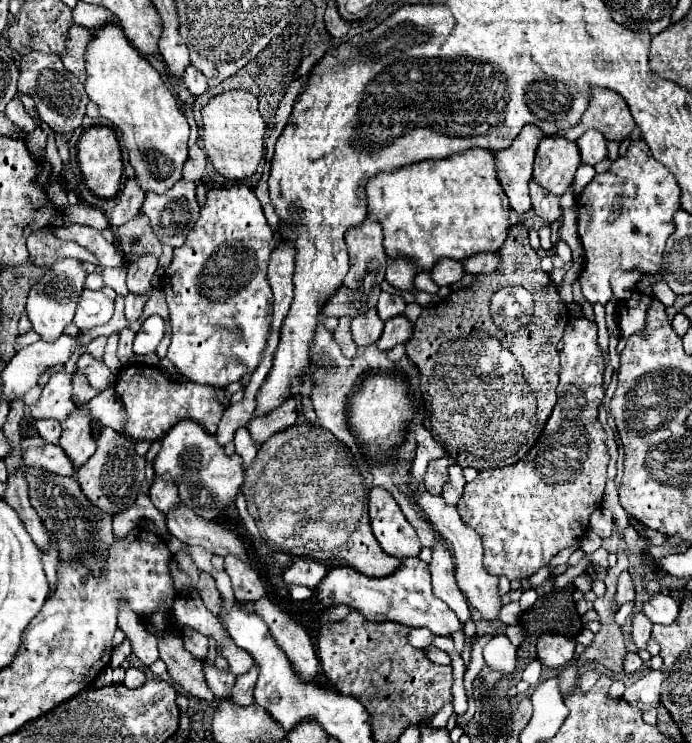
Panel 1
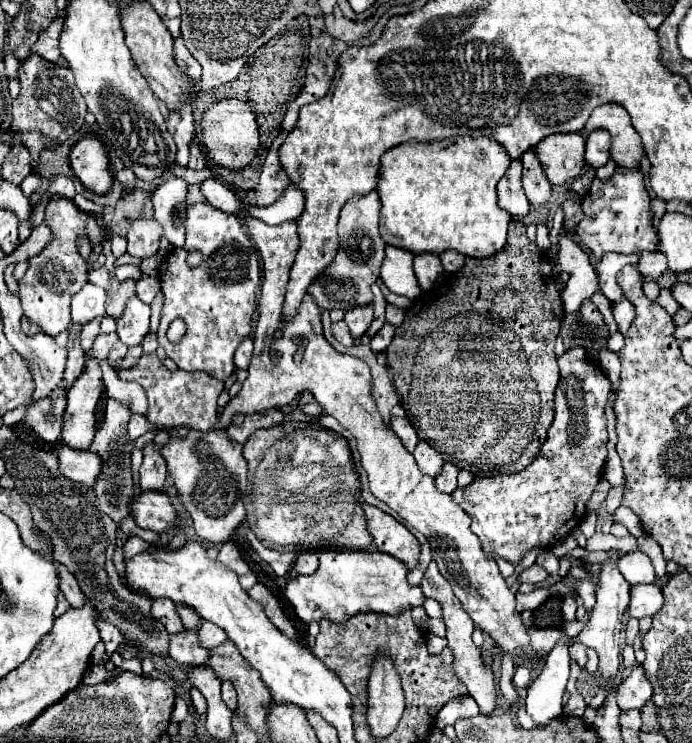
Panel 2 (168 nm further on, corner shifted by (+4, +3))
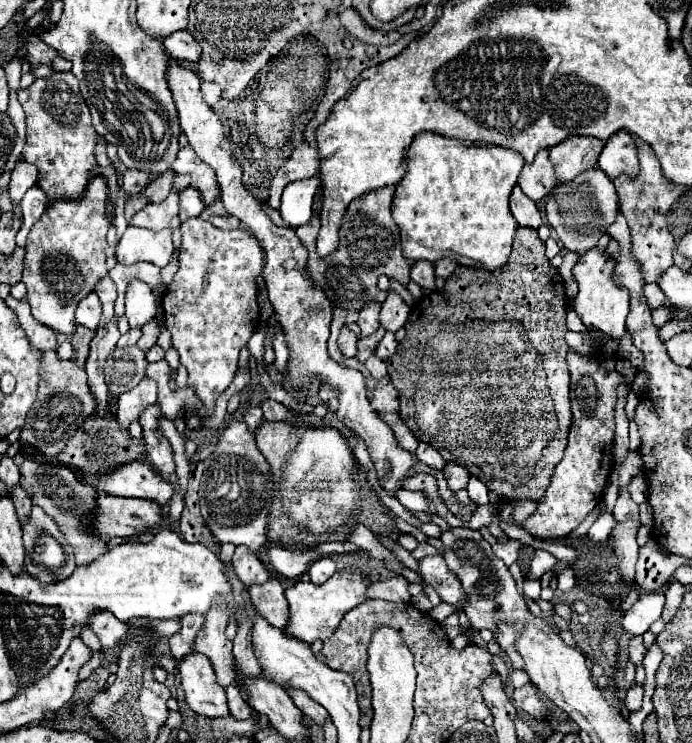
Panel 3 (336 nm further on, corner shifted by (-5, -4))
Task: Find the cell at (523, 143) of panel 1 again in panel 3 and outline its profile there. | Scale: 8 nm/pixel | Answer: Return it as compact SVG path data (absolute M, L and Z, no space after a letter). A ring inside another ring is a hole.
M519 185L513 187L513 193L509 197L509 207L511 207L513 217L517 219L517 223L521 227L533 227L533 229L537 229L541 225L541 215L539 215L537 205L521 191Z

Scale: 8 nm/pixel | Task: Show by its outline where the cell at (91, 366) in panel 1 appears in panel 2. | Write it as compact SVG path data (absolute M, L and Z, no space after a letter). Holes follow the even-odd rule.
M112 332L112 334L100 334L94 342L94 348L88 352L88 358L94 356L96 360L106 360L108 356L108 350L112 348L112 344L118 340L118 334Z

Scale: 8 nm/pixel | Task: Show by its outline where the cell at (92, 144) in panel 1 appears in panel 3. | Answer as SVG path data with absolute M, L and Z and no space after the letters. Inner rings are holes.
M97 175L89 181L85 195L81 199L75 201L67 201L67 199L59 199L53 201L47 209L47 213L43 213L43 217L31 227L29 237L27 237L27 245L25 245L25 269L23 269L23 283L27 285L27 301L31 305L31 313L33 317L51 327L57 333L63 335L75 335L75 309L77 303L89 295L95 287L95 283L105 277L109 271L105 267L105 235L107 229L111 227L109 219L107 219L107 179L103 175Z

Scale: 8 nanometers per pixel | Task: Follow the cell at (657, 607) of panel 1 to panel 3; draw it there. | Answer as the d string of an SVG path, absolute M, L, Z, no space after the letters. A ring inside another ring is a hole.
M641 593L641 597L623 615L623 629L631 635L643 635L659 617L665 605L663 593Z

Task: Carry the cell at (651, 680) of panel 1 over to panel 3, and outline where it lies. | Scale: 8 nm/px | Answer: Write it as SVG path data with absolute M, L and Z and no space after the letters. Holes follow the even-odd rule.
M641 685L629 687L629 691L625 693L625 707L629 711L639 711L641 703L643 703L643 693L645 693L645 689Z

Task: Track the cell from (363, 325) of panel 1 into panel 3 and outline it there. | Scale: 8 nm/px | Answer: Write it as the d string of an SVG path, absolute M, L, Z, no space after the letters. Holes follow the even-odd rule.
M371 301L371 305L363 307L359 311L359 319L357 319L357 325L361 329L361 337L367 337L371 335L377 327L379 327L379 303L377 301Z

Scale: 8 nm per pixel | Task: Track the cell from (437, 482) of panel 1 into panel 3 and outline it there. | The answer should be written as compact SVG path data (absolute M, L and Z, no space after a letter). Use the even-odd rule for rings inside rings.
M419 443L419 449L415 451L415 457L417 457L421 463L425 463L425 465L429 465L429 467L433 467L433 469L443 469L443 467L447 465L447 461L439 455L439 451L433 449L433 447L427 445L427 443Z

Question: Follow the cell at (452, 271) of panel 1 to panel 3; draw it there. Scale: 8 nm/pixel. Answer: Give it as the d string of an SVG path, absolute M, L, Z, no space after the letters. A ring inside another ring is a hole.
M417 261L417 263L413 263L413 267L411 267L411 279L415 283L419 283L421 287L433 291L435 289L435 269L433 269L433 263L429 263L429 261Z

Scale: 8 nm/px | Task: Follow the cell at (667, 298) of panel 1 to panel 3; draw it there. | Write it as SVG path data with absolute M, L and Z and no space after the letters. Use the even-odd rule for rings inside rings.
M649 283L643 287L643 293L647 297L647 303L651 309L657 309L657 307L663 307L665 305L665 293L659 289L657 283Z

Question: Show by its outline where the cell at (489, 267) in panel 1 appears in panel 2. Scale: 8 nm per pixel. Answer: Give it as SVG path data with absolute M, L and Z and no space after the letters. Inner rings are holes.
M444 250L440 254L440 260L442 260L442 266L446 272L456 272L464 264L464 256L454 250Z

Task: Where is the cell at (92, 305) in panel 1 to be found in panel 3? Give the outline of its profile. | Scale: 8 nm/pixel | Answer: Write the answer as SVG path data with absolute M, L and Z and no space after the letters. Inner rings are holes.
M89 293L79 305L77 305L77 313L75 319L79 325L95 331L101 319L101 301L97 297L97 293Z

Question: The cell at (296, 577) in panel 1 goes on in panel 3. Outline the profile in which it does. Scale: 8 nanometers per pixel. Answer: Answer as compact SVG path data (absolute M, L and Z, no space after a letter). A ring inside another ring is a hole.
M323 557L323 559L315 561L315 563L309 567L309 577L311 577L313 583L321 585L321 583L325 583L335 571L337 571L337 567L335 567L333 559L331 559L331 557Z

